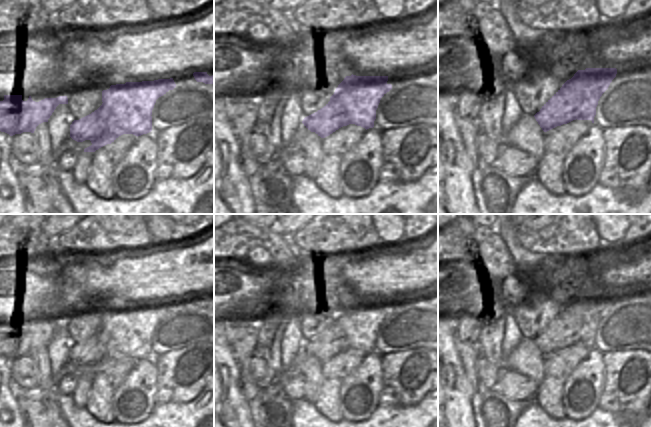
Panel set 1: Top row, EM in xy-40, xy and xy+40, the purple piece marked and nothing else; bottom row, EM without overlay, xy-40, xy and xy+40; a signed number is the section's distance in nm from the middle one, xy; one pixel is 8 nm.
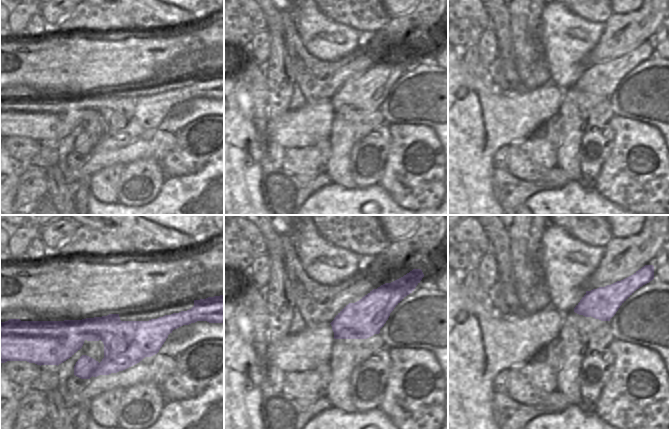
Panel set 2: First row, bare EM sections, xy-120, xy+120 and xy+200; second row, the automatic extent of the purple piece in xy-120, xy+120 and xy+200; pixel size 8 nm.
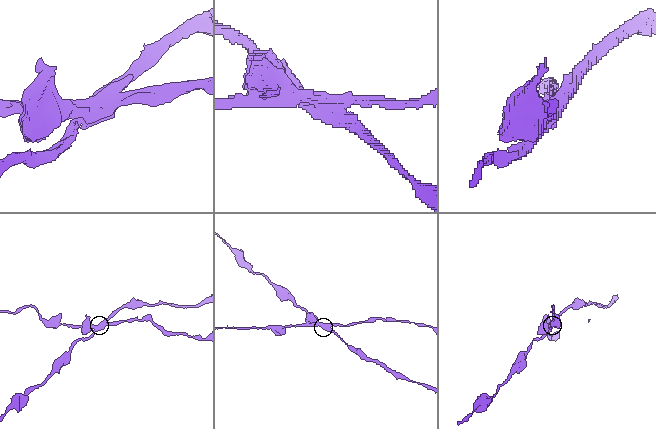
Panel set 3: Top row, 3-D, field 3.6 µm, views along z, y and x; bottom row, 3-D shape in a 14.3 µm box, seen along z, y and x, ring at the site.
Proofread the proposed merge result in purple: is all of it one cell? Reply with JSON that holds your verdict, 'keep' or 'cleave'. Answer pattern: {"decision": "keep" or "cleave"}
{"decision": "cleave"}

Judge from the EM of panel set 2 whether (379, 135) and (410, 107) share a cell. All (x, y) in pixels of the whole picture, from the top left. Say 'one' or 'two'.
two

